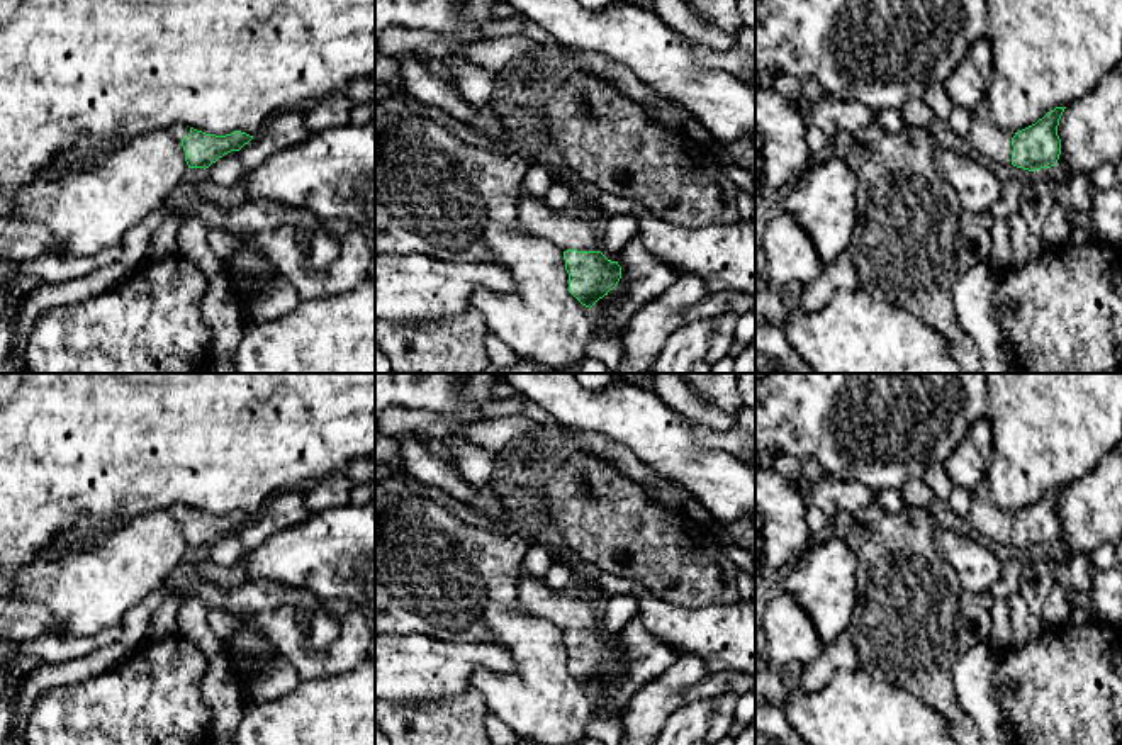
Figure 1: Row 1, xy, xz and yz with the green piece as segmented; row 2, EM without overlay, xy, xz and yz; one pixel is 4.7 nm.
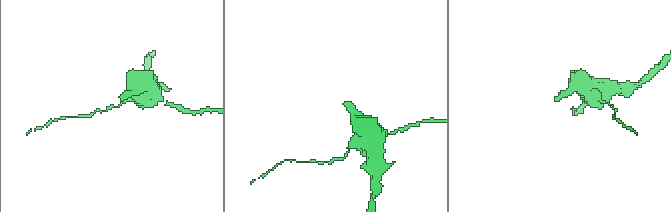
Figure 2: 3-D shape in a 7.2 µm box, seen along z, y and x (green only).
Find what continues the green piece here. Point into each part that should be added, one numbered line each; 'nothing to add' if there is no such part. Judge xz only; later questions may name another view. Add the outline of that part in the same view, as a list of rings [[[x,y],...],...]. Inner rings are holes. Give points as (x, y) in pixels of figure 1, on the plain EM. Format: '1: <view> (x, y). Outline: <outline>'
1: xz (567, 611). Outline: [[[525,563],[521,565],[518,596],[525,614],[550,619],[562,631],[601,631],[599,608],[587,594],[553,591],[545,579],[533,577]]]

